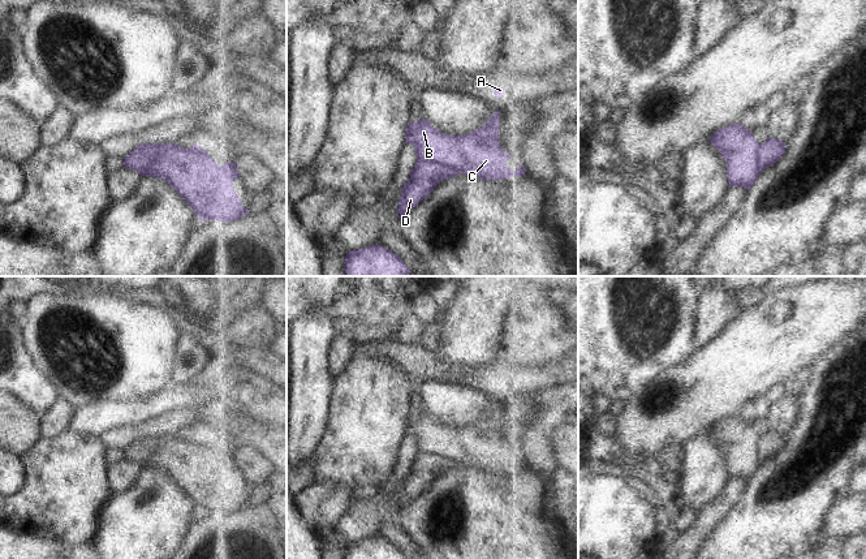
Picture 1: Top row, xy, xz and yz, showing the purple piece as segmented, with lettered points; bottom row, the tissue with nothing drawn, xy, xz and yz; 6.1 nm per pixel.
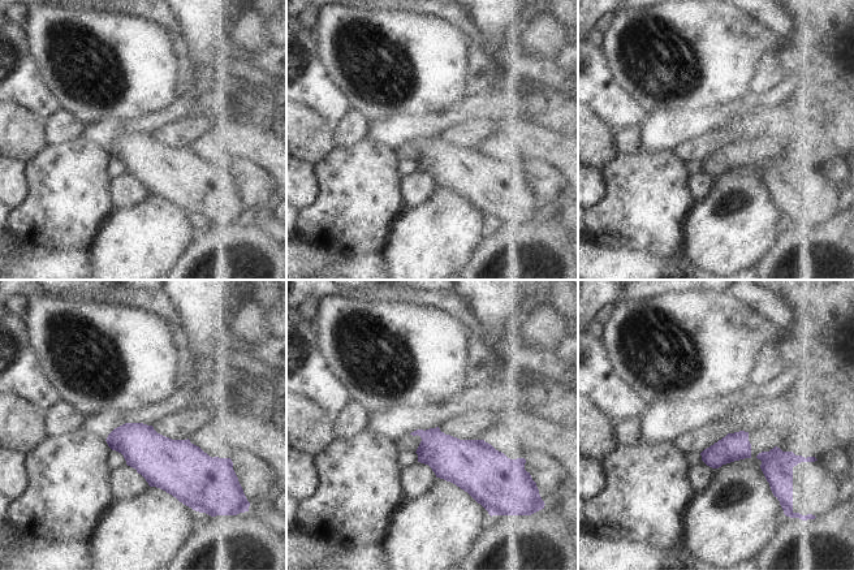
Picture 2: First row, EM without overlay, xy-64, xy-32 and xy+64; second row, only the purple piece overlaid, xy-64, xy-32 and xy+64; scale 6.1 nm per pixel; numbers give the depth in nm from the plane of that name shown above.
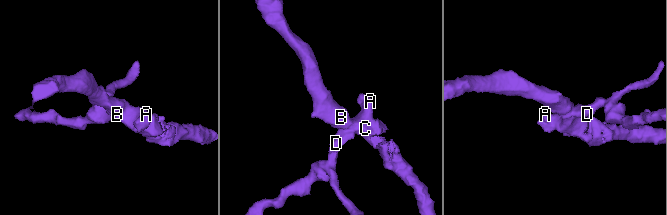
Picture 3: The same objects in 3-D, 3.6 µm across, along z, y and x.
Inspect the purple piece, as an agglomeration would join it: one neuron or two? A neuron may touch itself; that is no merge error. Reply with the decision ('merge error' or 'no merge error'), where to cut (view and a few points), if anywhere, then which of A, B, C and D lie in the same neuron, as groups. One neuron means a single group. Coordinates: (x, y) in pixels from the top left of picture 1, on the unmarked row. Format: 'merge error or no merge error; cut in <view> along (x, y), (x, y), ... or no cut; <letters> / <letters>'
merge error; cut in xy along (158, 437), (155, 451), (142, 467); A B C / D

